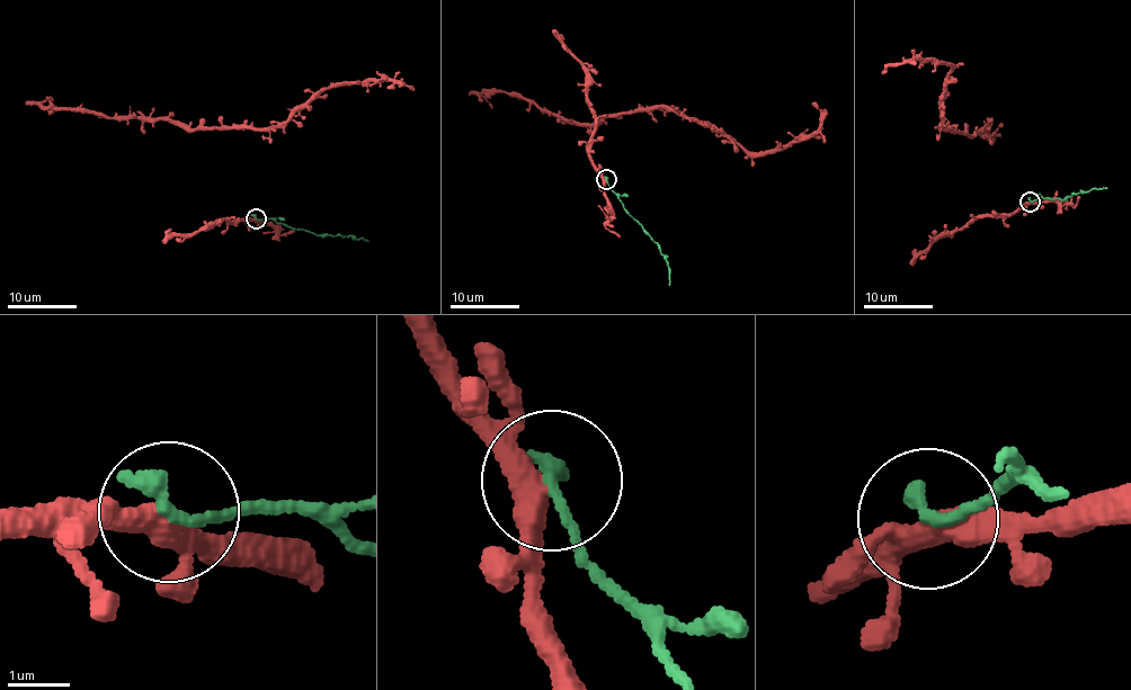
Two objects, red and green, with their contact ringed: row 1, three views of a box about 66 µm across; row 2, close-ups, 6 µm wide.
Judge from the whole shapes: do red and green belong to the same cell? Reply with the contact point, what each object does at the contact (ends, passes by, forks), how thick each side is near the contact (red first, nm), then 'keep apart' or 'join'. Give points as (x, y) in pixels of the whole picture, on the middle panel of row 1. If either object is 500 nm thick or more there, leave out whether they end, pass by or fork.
place (606, 179); red passes by; green ends; calibres 400 and 280 nm; keep apart

